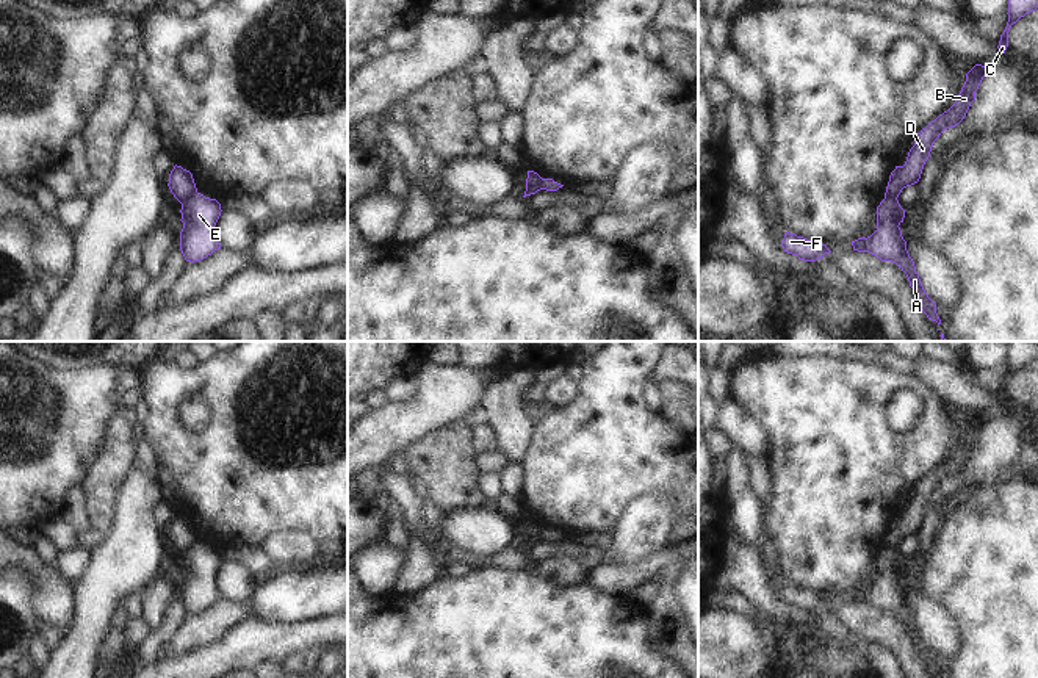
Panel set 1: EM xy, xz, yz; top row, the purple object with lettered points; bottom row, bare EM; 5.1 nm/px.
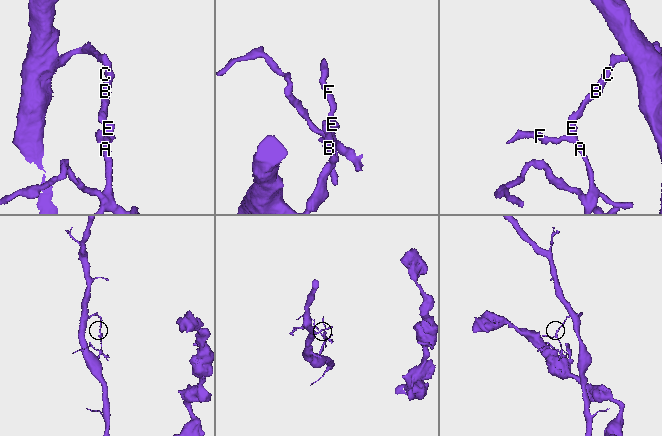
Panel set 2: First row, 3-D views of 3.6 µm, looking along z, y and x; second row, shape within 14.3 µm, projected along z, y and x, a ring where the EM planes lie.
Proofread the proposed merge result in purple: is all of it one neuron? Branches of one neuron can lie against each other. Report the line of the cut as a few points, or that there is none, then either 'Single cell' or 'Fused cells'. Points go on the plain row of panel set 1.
Split along xy (196, 542), (182, 556). Fused cells.

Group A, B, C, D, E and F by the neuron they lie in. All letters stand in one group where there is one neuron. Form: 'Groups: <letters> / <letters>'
Groups: A E F / B C D.

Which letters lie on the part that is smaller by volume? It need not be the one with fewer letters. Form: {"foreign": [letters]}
{"foreign": ["A", "E", "F"]}

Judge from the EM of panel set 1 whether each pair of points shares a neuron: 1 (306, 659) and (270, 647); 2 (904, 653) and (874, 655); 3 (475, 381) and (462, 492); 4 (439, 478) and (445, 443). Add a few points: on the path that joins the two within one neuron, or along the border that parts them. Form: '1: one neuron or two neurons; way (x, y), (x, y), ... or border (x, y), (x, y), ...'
1: two neurons; border (324, 649), (298, 652), (282, 661)
2: two neurons; border (869, 641), (888, 645), (901, 661)
3: two neurons; border (459, 420), (450, 421), (425, 436)
4: one neuron; way (445, 470), (445, 451)

